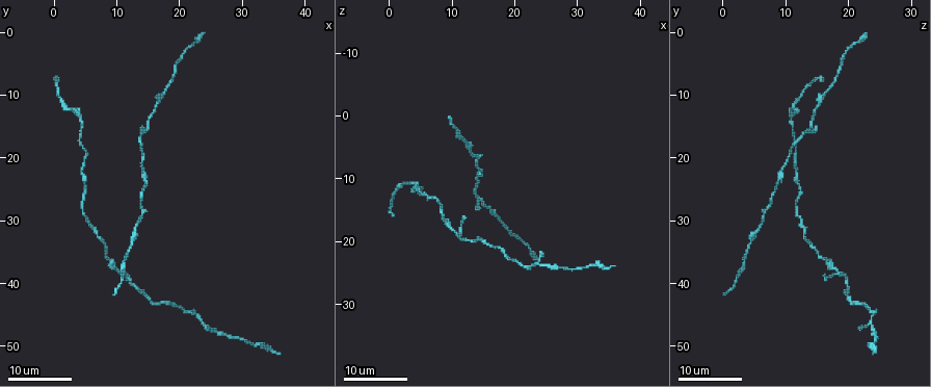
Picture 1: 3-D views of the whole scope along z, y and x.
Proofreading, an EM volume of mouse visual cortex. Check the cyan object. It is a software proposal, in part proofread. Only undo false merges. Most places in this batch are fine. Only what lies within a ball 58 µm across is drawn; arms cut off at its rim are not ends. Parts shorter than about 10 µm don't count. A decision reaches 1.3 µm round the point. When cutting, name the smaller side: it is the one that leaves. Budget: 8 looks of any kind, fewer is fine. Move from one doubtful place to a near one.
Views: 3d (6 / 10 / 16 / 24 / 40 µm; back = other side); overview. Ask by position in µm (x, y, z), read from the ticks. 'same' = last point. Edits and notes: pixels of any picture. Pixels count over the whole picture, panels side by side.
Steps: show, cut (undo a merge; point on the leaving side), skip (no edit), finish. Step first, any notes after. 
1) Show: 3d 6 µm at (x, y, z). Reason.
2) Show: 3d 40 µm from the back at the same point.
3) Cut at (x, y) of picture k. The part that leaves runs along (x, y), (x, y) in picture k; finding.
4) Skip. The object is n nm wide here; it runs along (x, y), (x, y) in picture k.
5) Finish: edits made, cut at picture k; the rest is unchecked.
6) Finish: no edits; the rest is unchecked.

Show: 3d 16 µm at (22.5, 45.0, 24.0). Two arms at a narrow angle.

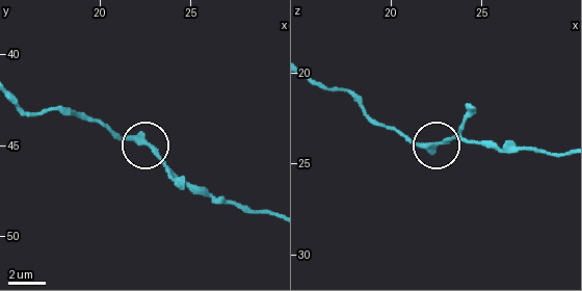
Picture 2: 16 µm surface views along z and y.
Show: 3d 6 µm at (22.8, 45.2, 23.8).

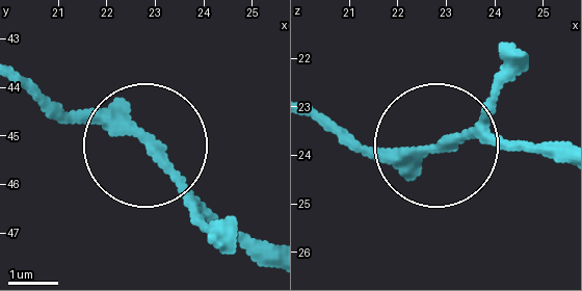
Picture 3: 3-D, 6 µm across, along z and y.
Skip. The object is 180 nm wide here; it runs along (311, 110), (373, 152), (555, 139) in picture 3; continuous, no second neuron.

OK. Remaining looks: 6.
Show: 3d 16 µm at (4.5, 22.0, 11.5). Sudden change in width.

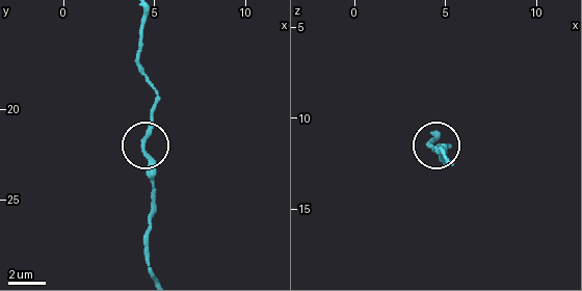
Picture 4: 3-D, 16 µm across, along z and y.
Show: 3d 10 µm at the same point.

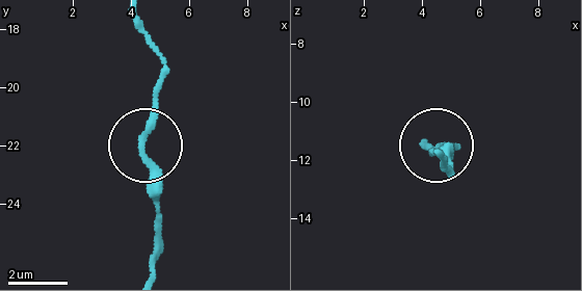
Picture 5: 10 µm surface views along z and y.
Skip. It runs along (156, 268), (156, 172), (146, 141), (163, 70) in picture 5; continuous, no second neuron.

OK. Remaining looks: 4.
Show: 3d 24 µm at (12.0, 39.0, 19.5). Three arms meet.

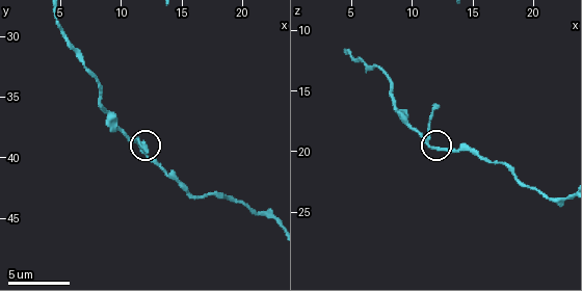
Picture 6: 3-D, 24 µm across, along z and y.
Show: 3d 10 µm at the same point. Closer look.

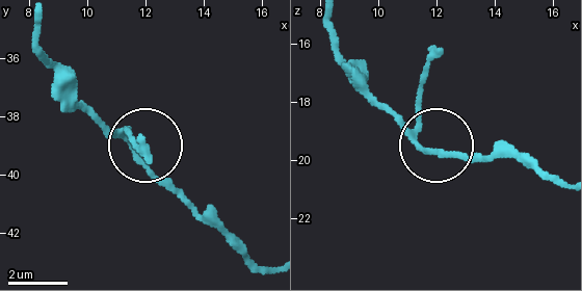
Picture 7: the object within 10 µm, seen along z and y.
Skip. It runs along (34, 27), (64, 86), (188, 204) in picture 7; continuous, no second neuron.

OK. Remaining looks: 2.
Show: 3d 16 µm at (8.6, 36.2, 16.2). Sudden change in width.

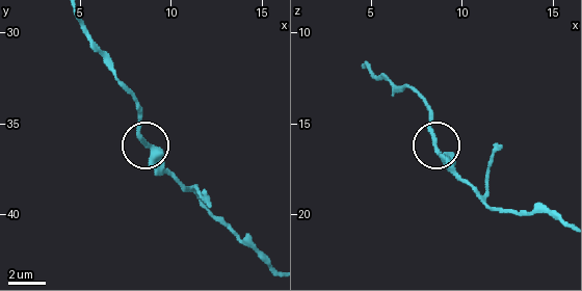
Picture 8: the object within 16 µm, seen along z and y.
Skip. The object is 240 nm wide here; it runs along (77, 20), (136, 104), (146, 143), (178, 181) in picture 8; one neuron here.

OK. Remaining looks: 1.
Finish: no edits; the rest is unchecked.

